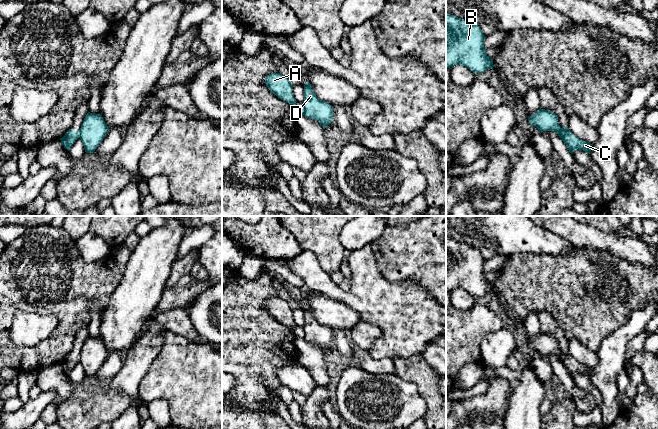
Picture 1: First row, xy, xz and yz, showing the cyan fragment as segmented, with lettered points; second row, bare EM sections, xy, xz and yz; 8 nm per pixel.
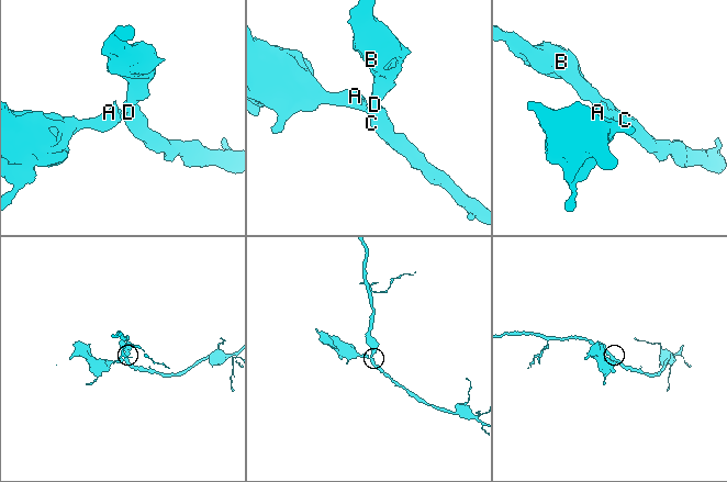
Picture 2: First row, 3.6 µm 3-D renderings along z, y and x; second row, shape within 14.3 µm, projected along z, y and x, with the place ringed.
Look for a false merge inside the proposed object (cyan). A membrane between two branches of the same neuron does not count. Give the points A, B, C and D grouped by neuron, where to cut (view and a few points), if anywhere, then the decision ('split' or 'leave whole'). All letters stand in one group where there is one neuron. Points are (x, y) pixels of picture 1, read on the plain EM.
A / B C D | xy (80, 353), (78, 361) | split

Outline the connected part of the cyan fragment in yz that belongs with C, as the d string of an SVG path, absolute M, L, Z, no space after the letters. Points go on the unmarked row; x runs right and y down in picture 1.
M540 332L536 337L528 341L528 345L530 349L536 351L539 356L555 355L566 368L571 378L577 374L583 374L590 378L592 372L591 368L579 363L569 353L563 356L559 349L557 339L552 335Z

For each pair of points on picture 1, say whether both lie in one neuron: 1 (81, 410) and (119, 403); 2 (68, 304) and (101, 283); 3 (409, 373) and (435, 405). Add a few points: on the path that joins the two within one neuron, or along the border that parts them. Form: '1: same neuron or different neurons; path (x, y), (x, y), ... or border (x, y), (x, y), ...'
1: same neuron; path (90, 410), (97, 410), (110, 405)
2: same neuron; path (76, 297), (90, 283), (93, 283)
3: same neuron; path (418, 379), (430, 391), (432, 396)

